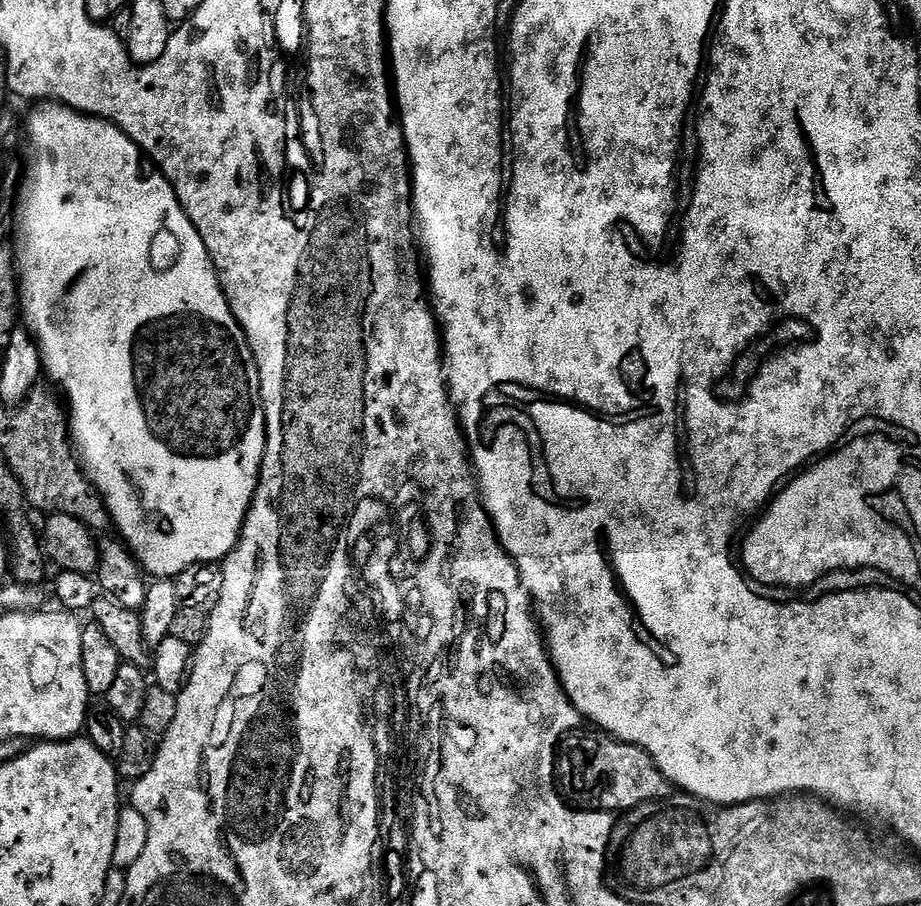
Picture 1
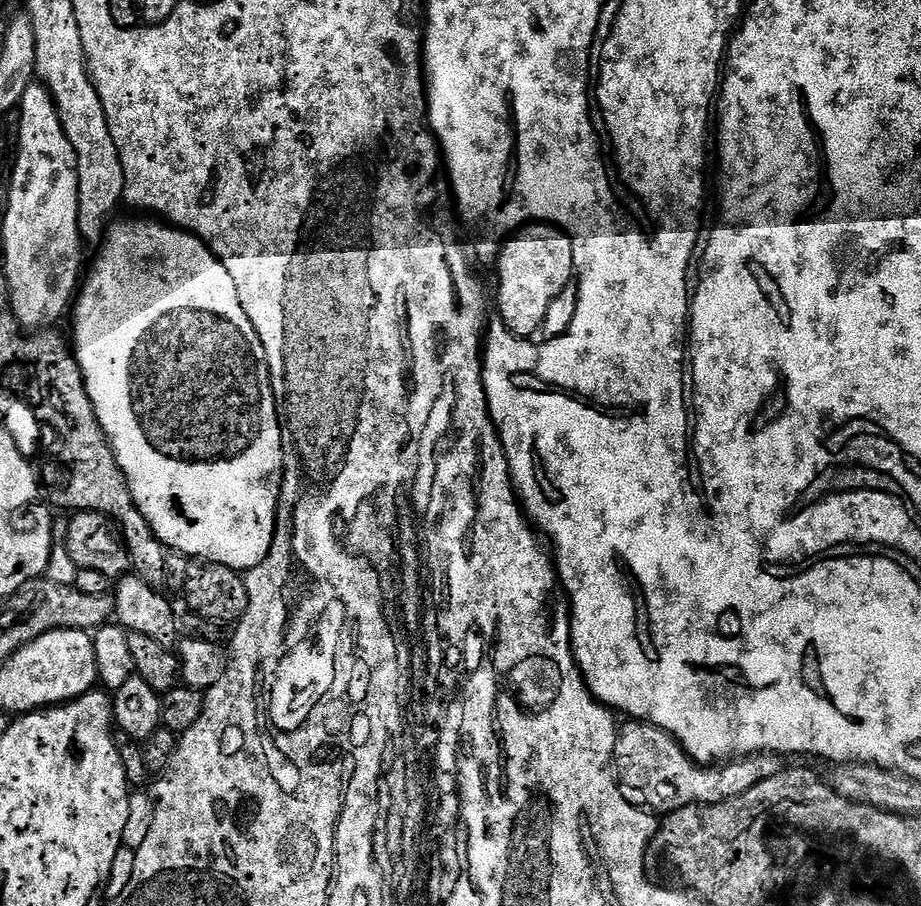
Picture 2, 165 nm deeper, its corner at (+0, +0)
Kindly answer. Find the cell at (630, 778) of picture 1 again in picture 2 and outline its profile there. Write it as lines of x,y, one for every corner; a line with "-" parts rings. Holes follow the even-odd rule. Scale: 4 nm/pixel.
638,720
624,723
619,725
612,755
617,781
626,789
633,806
656,814
676,812
691,804
717,804
738,798
738,794
746,794
746,790
758,786
758,782
766,782
766,778
774,778
774,774
786,767
776,754
753,754
719,766
697,764
669,732

